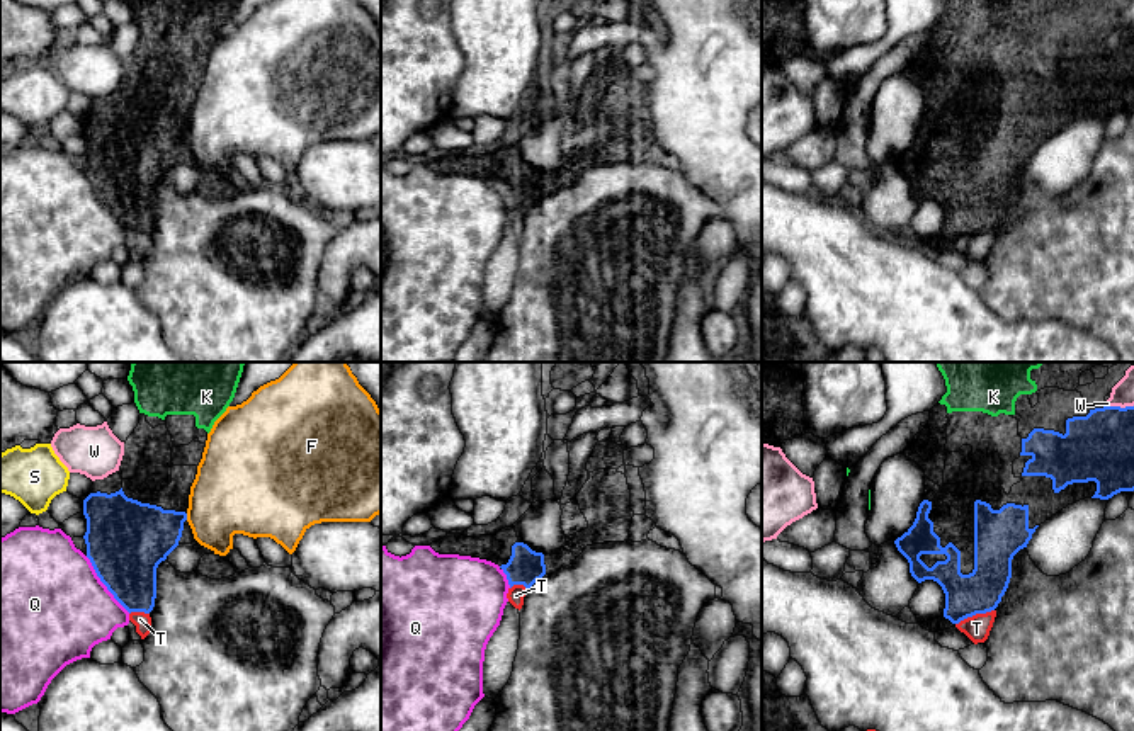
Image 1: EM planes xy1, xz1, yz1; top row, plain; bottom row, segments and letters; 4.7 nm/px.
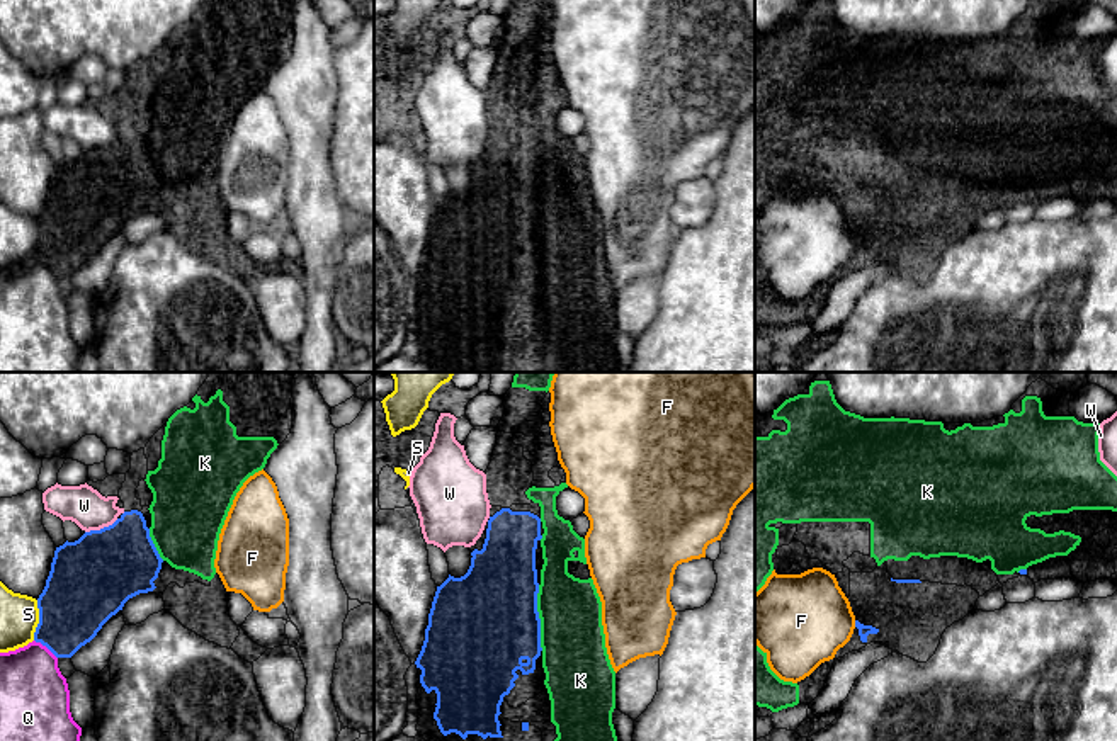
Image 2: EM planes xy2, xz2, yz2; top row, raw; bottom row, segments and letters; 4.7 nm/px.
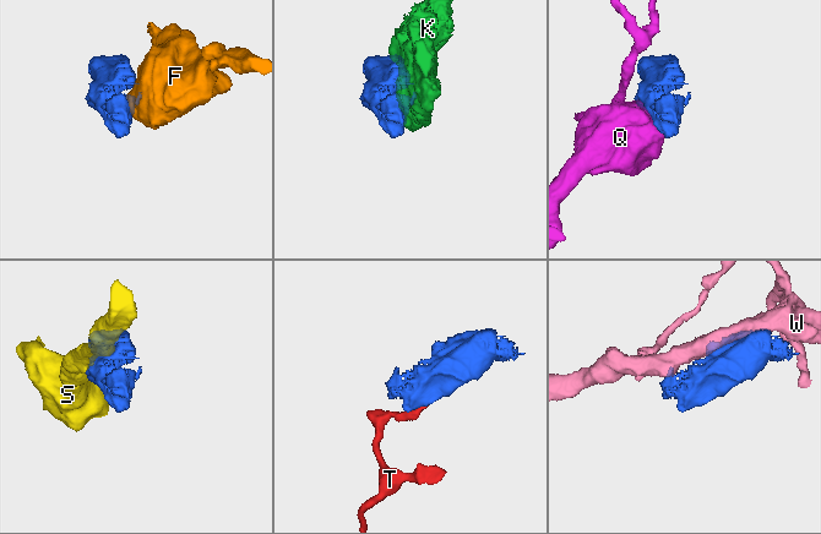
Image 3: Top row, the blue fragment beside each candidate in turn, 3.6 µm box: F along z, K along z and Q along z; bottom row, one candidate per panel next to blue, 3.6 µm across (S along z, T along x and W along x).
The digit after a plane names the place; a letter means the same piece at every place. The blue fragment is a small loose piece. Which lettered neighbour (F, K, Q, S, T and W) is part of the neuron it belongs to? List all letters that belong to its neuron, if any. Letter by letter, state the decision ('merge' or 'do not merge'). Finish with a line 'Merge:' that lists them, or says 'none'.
F: do not merge
K: merge
Q: do not merge
S: do not merge
T: do not merge
W: do not merge
Merge: K

